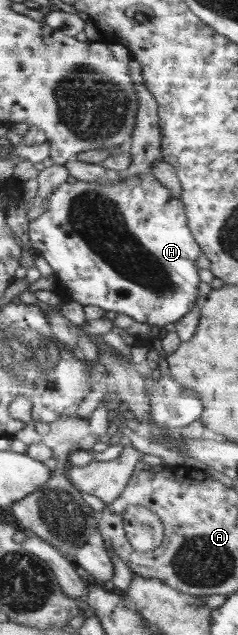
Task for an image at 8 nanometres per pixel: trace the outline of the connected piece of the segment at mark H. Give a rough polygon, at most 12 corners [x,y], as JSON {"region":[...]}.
{"region":[[152,173],[66,182],[31,221],[66,300],[165,326],[200,298]]}

